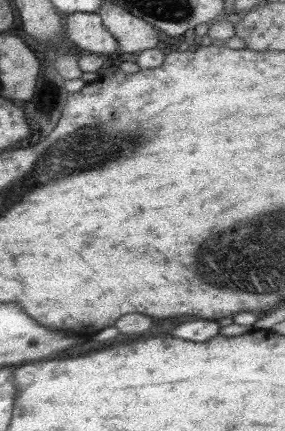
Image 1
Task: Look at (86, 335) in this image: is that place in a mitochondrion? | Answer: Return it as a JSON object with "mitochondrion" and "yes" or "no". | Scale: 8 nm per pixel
{"mitochondrion":"no"}

